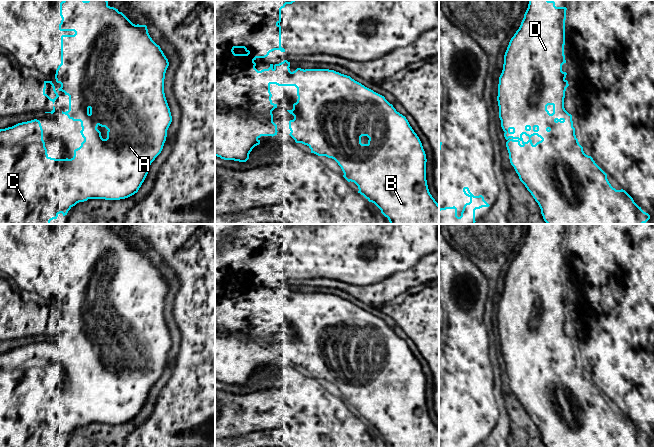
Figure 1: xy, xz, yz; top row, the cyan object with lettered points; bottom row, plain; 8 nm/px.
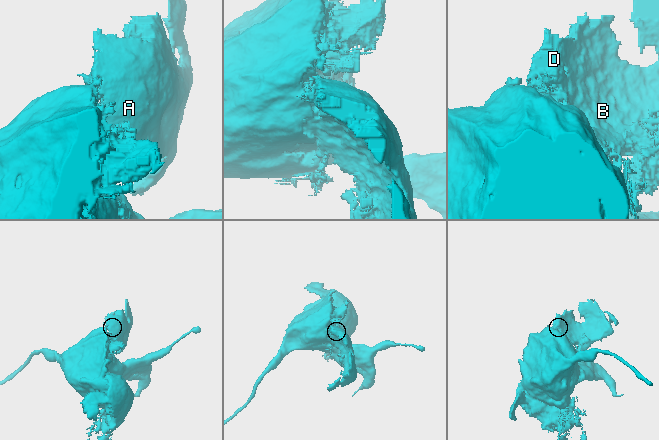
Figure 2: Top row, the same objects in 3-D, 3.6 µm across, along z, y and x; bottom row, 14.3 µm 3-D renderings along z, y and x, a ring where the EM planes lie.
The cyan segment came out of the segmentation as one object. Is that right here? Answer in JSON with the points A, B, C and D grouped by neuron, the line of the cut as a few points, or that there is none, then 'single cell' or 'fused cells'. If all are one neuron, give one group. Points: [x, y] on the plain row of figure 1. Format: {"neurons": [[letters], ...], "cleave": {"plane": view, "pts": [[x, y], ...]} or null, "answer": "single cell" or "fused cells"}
{"neurons": [["A", "B", "C", "D"]], "cleave": null, "answer": "single cell"}

